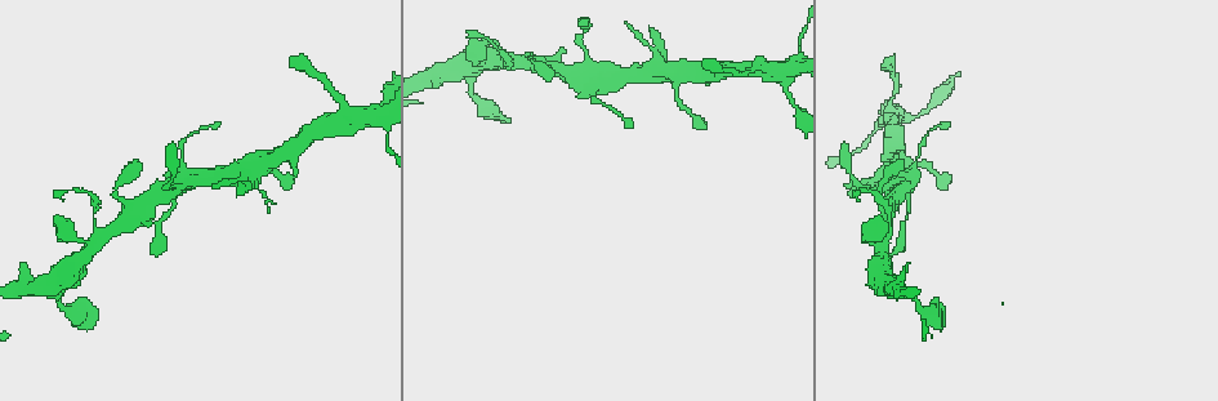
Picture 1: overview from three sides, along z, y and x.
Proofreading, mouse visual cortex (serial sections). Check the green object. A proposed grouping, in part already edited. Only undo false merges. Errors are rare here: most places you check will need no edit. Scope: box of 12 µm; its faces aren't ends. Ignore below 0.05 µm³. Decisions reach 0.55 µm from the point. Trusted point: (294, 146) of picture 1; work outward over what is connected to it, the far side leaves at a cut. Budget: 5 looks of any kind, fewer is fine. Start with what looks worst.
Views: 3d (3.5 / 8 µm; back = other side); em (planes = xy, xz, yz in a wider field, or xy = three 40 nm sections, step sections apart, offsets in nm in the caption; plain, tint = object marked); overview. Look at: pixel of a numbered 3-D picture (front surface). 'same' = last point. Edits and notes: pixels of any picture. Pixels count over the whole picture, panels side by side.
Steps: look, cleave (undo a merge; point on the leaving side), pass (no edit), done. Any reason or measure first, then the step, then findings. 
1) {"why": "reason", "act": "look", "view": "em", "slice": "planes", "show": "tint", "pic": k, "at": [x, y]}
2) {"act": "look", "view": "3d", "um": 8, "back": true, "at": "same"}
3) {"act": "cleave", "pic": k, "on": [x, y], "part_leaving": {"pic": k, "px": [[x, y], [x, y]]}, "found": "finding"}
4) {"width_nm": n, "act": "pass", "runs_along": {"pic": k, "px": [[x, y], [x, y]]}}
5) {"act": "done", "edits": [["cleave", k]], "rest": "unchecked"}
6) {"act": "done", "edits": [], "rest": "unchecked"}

{"why": "sharp bend", "act": "look", "view": "3d", "um": 3.5, "back": true, "pic": 1, "at": [346, 118]}

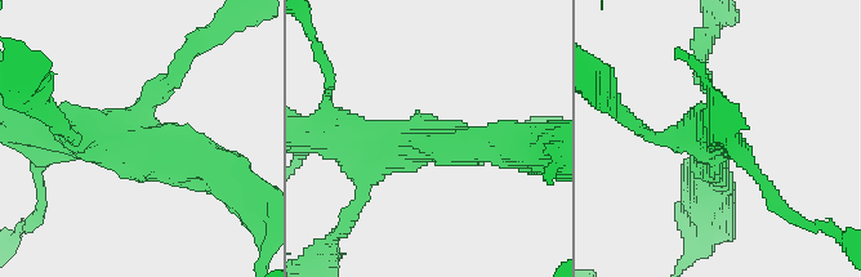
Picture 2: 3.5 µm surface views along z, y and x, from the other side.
{"arms": 3, "arm_widths_nm": [150, 450, 600], "why": "now the EM", "act": "look", "view": "em", "slice": "xy", "step": 5, "show": "tint", "pic": 2, "at": [142, 142]}

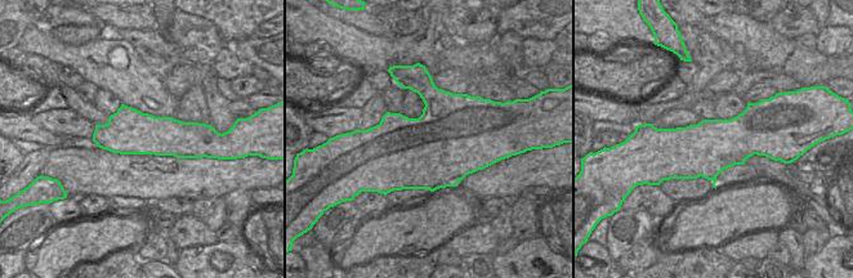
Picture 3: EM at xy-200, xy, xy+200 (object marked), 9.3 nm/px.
{"act": "pass", "found": "all the same cell"}

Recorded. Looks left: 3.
{"why": "small branch off a trunk", "act": "look", "view": "3d", "um": 3.5, "pic": 1, "at": [906, 161]}

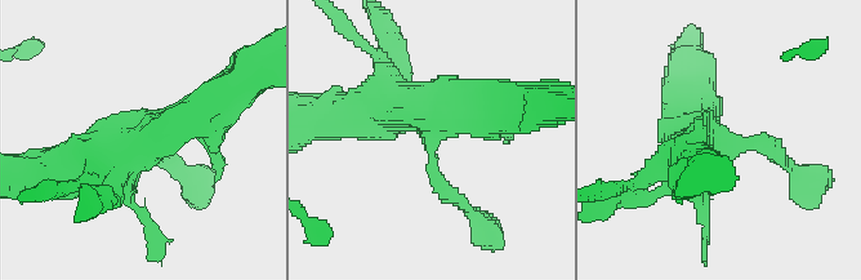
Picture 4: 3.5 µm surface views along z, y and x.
{"act": "look", "view": "em", "slice": "xy", "step": 5, "show": "tint", "pic": 4, "at": [433, 139]}

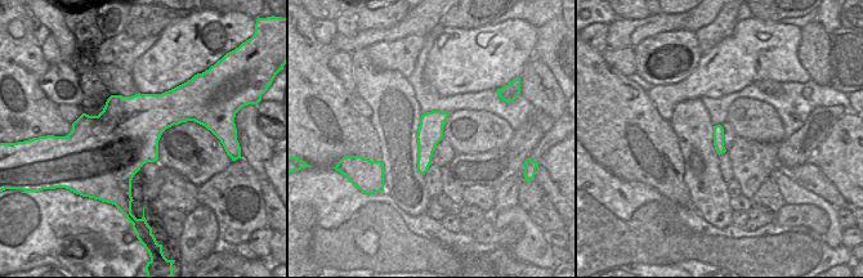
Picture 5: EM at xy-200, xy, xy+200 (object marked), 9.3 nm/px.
{"act": "pass", "runs_along": {"pic": 4, "px": [[179, 120], [107, 164], [32, 168]]}, "found": "all the same cell"}

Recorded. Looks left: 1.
{"act": "done", "edits": [], "rest": "unchecked"}

